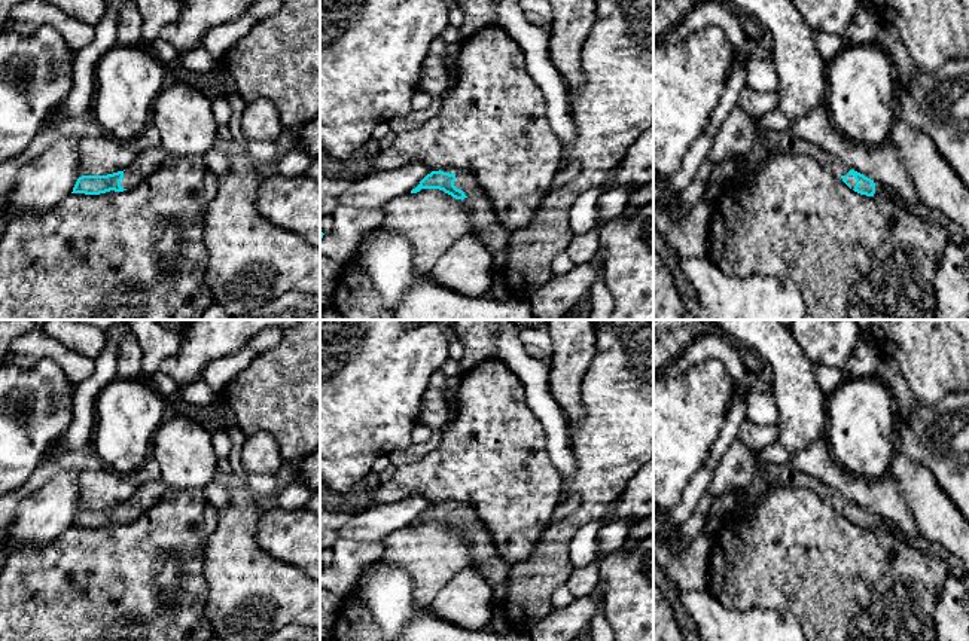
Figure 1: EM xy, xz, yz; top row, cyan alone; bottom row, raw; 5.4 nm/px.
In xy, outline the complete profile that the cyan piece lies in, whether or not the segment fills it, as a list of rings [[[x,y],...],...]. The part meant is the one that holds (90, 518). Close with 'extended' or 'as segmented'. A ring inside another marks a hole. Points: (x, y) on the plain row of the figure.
[[[161,479],[143,482],[125,504],[79,510],[71,526],[100,528],[110,524],[129,524],[153,507],[167,491],[168,486]]]; extended

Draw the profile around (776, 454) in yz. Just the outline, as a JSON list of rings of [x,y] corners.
[[[780,443],[765,446],[758,455],[759,466],[781,466],[789,463],[792,458],[792,455]]]

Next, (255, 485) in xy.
[[[246,474],[246,491],[250,495],[275,495],[277,480],[269,476]]]

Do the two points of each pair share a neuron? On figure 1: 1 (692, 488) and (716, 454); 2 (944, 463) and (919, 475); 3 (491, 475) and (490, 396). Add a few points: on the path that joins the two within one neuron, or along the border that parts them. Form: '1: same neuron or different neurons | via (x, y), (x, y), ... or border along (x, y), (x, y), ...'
1: same neuron | via (701, 479), (712, 463)
2: different neurons | border along (896, 454), (905, 454), (920, 463), (950, 497)
3: same neuron | via (491, 455), (491, 415)

